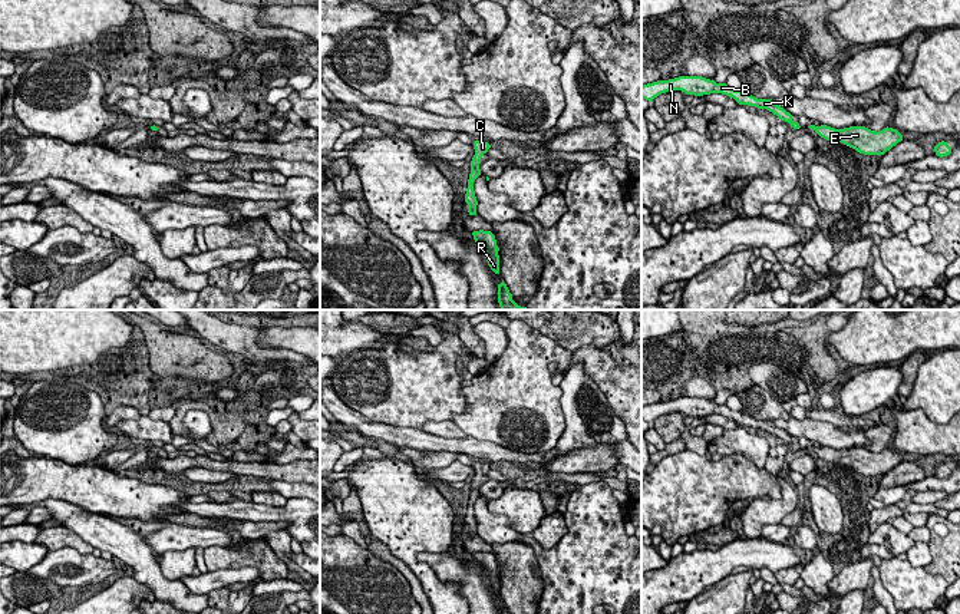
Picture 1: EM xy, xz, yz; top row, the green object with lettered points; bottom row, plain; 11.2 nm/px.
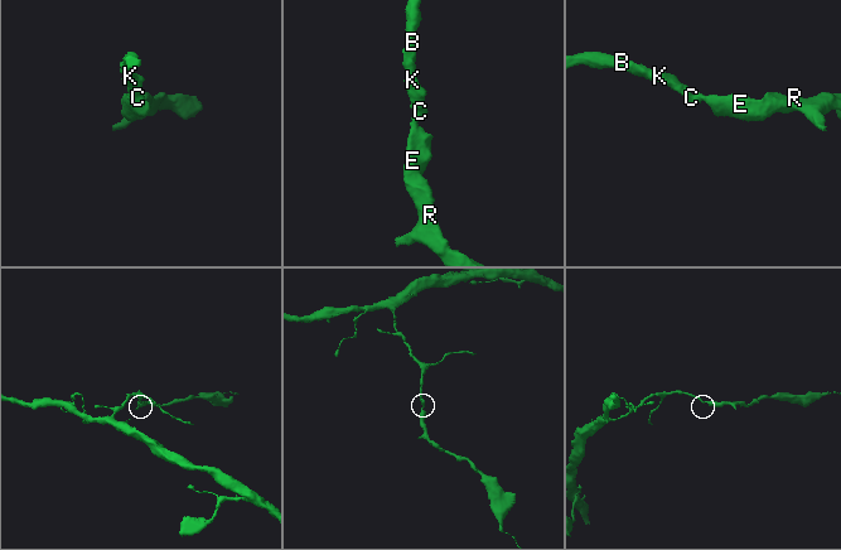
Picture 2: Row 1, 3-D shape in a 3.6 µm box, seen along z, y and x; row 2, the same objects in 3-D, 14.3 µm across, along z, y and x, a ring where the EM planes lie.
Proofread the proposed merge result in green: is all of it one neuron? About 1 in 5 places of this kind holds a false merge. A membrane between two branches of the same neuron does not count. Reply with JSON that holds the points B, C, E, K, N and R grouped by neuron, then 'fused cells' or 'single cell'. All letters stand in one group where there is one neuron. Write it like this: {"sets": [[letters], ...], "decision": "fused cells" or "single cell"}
{"sets": [["B", "C", "E", "K", "N", "R"]], "decision": "single cell"}

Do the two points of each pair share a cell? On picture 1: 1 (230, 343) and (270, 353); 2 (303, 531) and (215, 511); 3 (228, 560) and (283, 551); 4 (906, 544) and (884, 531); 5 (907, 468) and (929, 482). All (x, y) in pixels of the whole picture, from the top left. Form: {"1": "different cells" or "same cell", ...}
{"1": "same cell", "2": "same cell", "3": "different cells", "4": "same cell", "5": "different cells"}

